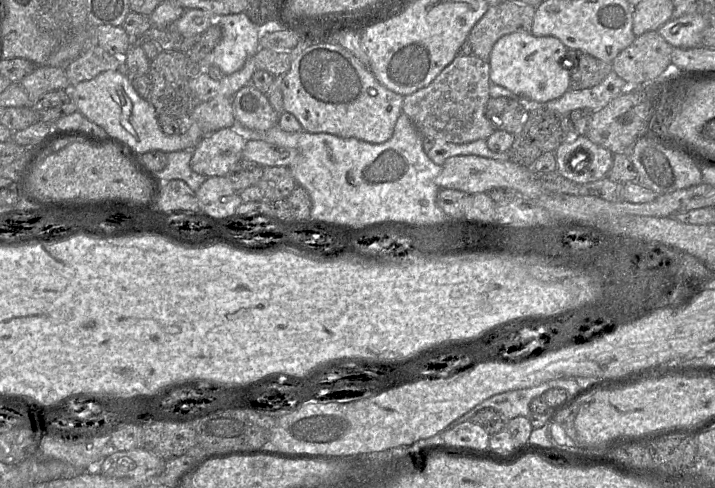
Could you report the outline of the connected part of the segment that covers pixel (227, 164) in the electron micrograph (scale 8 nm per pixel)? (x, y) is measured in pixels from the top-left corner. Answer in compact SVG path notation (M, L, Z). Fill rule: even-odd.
M237 126L204 135L191 150L191 169L206 177L226 176L242 160L246 137Z

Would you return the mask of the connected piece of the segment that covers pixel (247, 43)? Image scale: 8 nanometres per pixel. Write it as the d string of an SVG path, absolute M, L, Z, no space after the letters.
M244 12L214 16L214 25L222 29L222 39L210 53L200 60L200 66L205 70L215 65L224 75L229 75L240 70L246 60L253 57L260 48L258 26L254 25Z

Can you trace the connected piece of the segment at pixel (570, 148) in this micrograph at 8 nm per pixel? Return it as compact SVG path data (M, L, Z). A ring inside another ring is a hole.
M573 136L556 150L556 171L564 178L585 184L605 178L614 154L586 136Z

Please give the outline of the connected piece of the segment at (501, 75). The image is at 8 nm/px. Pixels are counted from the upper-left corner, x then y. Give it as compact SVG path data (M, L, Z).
M515 31L500 37L493 45L488 60L489 79L518 96L544 103L559 98L570 89L569 68L574 61L568 60L568 48L558 38Z

